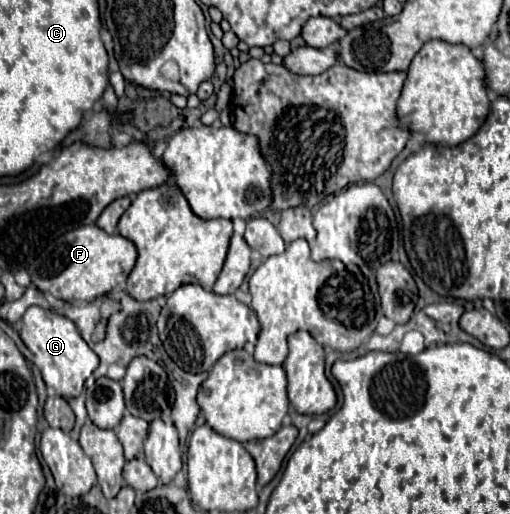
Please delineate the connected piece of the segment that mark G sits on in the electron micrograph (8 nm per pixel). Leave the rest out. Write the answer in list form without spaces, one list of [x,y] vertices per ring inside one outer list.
[[[28,307],[22,317],[22,323],[24,325],[20,329],[20,337],[24,345],[32,351],[32,363],[40,369],[44,383],[64,399],[78,397],[84,389],[84,381],[98,367],[98,355],[80,337],[76,325],[70,319],[54,311],[46,311],[42,307]]]

